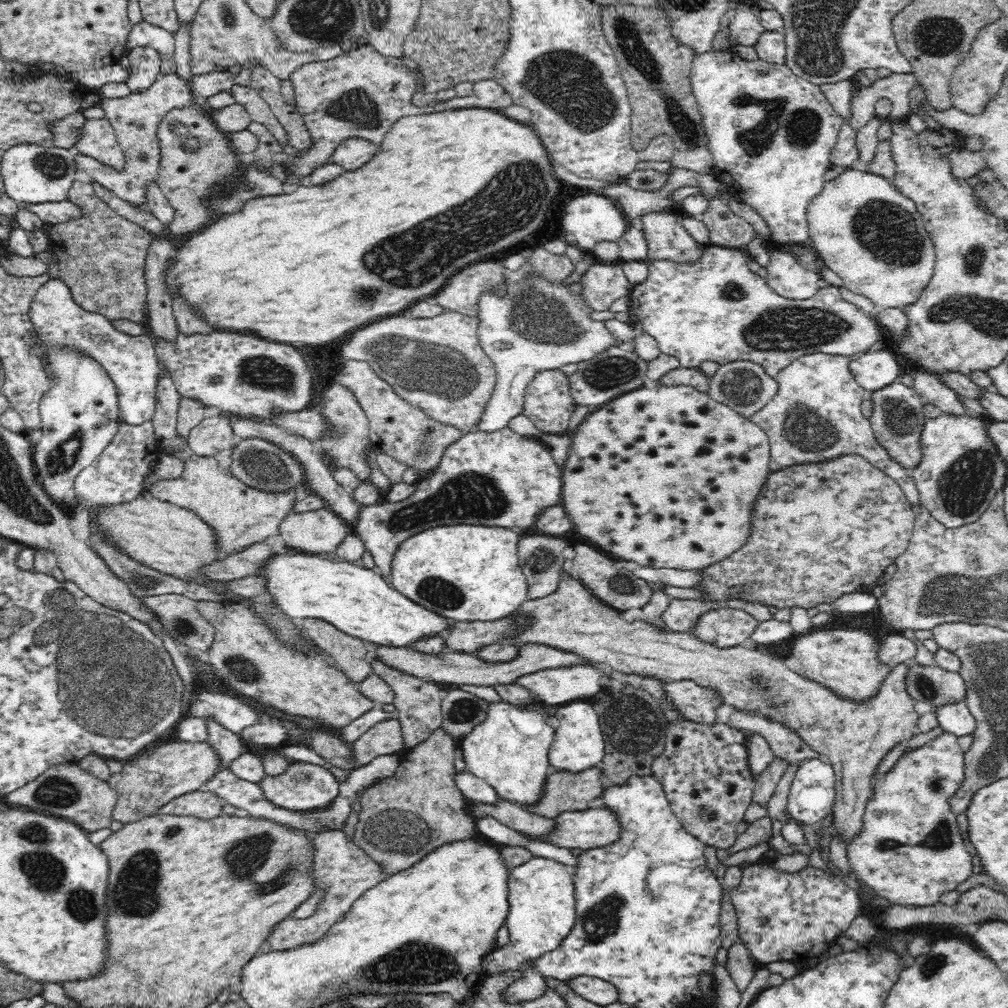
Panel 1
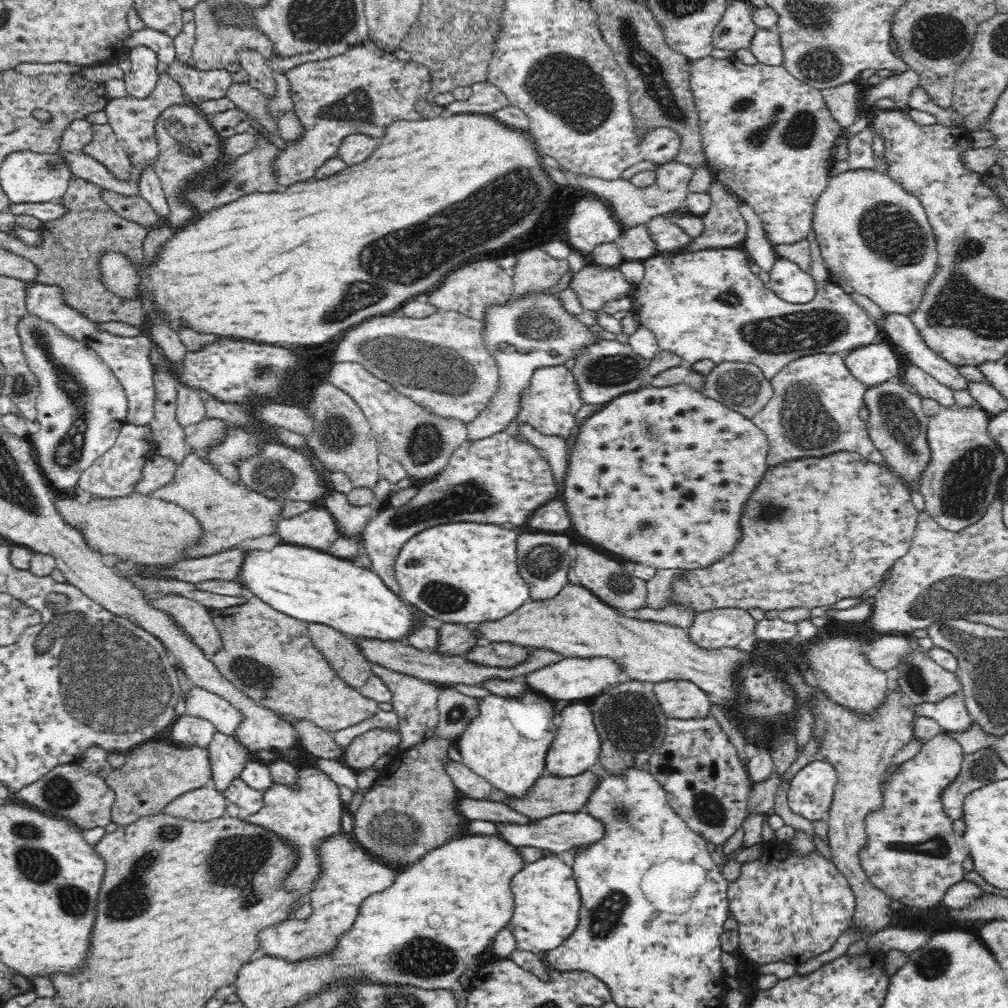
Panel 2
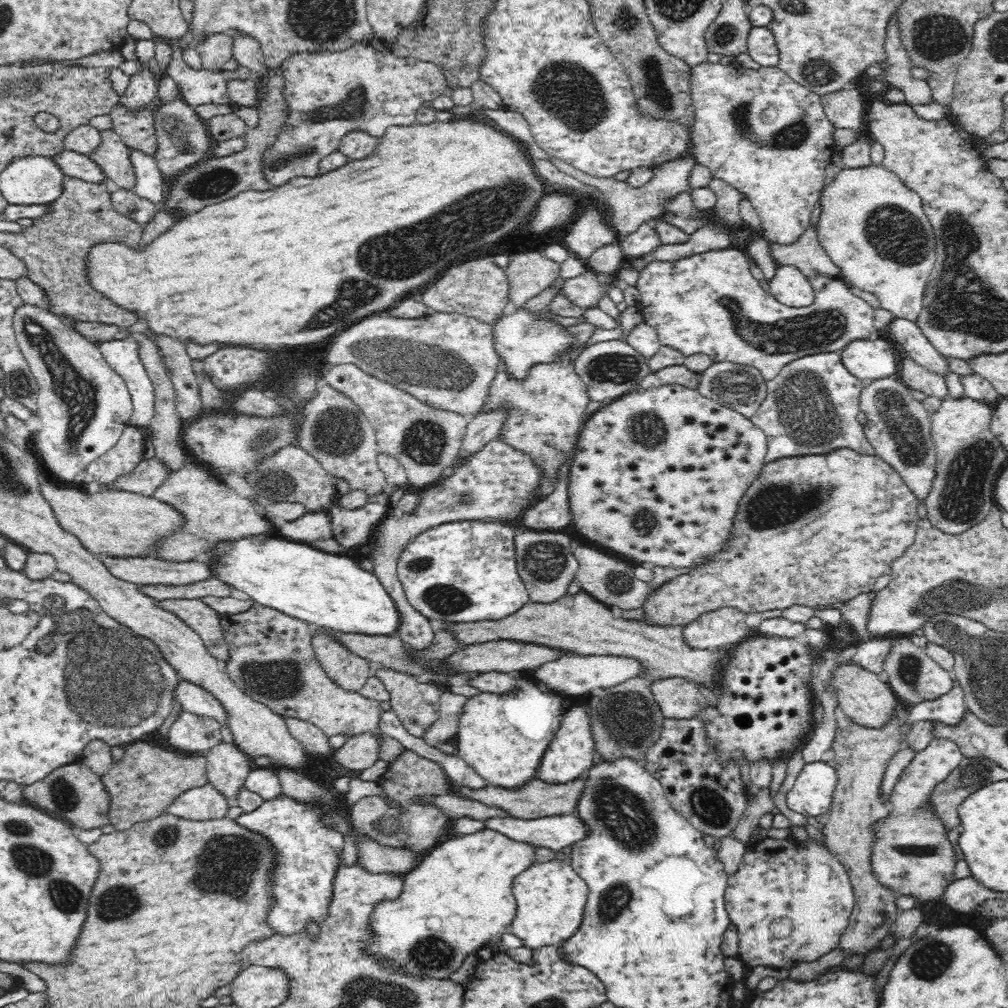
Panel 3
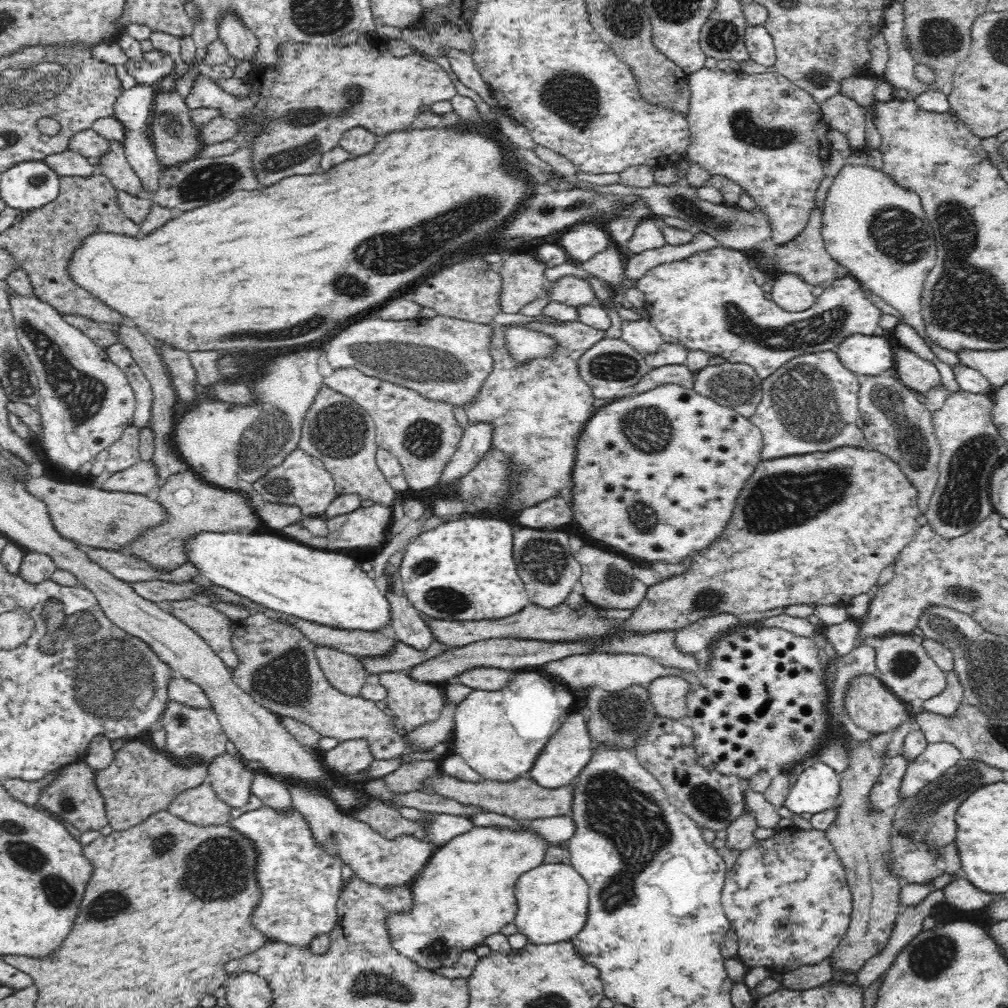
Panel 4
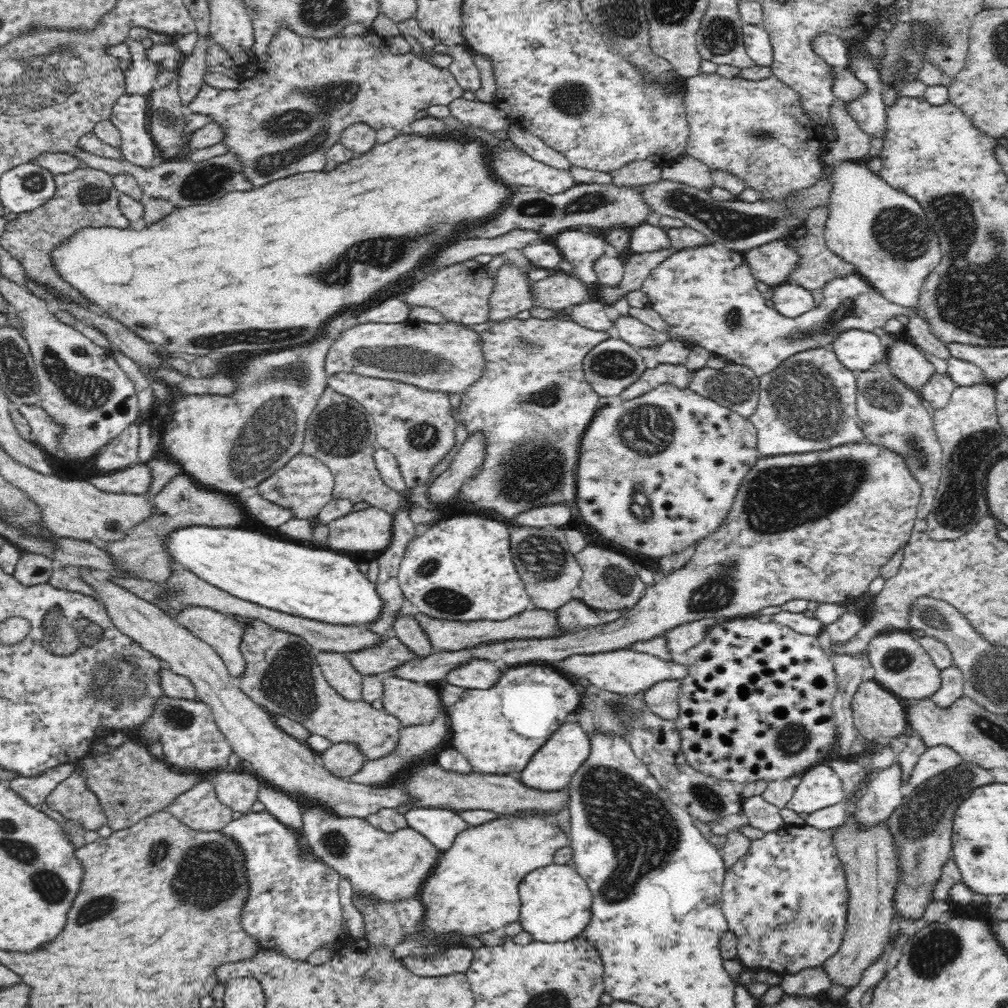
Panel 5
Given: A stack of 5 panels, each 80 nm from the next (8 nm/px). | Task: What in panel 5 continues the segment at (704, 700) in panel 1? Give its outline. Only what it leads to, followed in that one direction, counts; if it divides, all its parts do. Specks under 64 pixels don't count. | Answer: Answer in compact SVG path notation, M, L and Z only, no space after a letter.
M667 680L656 683L642 693L649 710L664 720L675 720L678 716L678 681Z

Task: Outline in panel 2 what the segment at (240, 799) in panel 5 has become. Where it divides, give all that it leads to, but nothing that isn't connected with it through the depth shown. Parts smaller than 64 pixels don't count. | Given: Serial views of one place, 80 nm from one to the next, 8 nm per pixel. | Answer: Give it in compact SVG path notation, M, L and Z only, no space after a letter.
M216 731L207 748L211 761L211 785L218 791L226 792L232 788L234 780L240 780L242 770L250 761L250 752L240 744L235 736Z

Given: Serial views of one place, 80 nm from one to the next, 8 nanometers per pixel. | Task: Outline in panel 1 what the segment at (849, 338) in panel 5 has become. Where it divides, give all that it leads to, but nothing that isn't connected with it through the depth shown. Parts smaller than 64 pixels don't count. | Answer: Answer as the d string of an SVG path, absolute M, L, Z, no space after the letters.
M883 348L852 356L848 366L857 383L868 392L874 392L898 381L904 374L901 369L904 361L896 351Z

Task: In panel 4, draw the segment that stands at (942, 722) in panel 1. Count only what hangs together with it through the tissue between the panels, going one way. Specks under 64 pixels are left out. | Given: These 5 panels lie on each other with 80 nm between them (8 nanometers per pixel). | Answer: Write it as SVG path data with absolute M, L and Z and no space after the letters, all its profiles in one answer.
M950 670L945 673L946 688L938 696L925 700L921 708L936 714L952 716L956 712L956 706L963 702L963 684L957 675L957 671Z

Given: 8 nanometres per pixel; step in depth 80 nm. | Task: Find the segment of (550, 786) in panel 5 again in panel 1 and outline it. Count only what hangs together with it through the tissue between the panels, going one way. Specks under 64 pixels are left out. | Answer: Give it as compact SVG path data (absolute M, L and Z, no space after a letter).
M582 700L561 705L552 721L555 725L555 737L548 758L553 772L578 774L588 768L595 768L603 760L604 739L596 709L591 702Z

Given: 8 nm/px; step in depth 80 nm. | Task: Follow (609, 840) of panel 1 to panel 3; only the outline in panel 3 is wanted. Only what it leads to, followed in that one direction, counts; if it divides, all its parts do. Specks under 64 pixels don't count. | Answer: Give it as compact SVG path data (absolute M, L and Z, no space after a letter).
M576 814L547 816L537 820L517 819L510 816L484 818L486 829L500 832L512 840L529 842L534 846L551 848L557 853L567 851L576 840L583 840L588 830Z

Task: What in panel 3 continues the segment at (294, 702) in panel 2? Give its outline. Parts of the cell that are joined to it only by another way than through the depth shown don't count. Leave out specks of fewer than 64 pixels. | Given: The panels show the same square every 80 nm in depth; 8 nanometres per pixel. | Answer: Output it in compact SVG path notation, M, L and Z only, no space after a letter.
M256 602L249 611L222 615L221 624L230 653L230 660L223 663L224 669L236 686L252 699L267 705L281 717L310 722L326 736L343 734L348 738L370 733L378 739L379 760L392 763L405 751L397 739L380 730L378 724L383 710L377 700L345 691L328 678L313 650L312 624Z

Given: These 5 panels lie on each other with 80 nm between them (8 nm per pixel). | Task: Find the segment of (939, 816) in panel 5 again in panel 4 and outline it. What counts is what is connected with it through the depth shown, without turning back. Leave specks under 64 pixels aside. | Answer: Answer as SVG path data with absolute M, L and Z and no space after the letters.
M959 763L943 773L936 781L930 782L914 798L904 799L891 812L893 829L896 835L903 836L910 843L926 843L926 849L934 855L941 855L944 848L955 842L957 825L956 811L960 804L976 790L1001 782L1002 772L986 764Z

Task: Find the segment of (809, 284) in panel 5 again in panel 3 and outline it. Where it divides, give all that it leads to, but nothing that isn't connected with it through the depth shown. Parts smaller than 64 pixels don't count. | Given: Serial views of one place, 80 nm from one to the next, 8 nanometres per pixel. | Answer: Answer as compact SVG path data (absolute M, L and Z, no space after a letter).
M810 224L796 242L785 245L772 243L770 248L778 266L794 266L808 280L816 279L819 275L827 276L829 280L840 277L840 268L832 262L818 240L816 224Z

